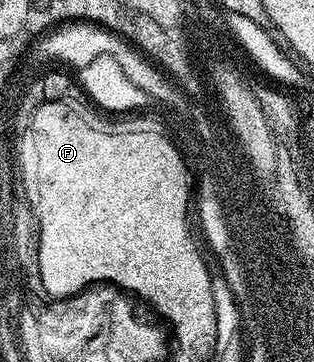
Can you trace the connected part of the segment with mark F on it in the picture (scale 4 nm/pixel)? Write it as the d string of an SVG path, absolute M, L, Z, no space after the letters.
M43 100L40 103L30 119L31 137L22 147L22 157L19 159L21 179L24 180L26 195L38 222L38 272L44 290L50 297L74 297L97 283L107 283L156 305L157 311L176 331L182 331L186 327L198 327L198 323L206 319L213 323L213 303L211 295L208 294L208 280L213 275L204 273L204 265L200 265L200 257L196 257L196 249L192 249L192 241L188 241L188 229L184 229L184 169L180 169L180 161L176 161L176 153L172 153L170 146L164 145L166 139L160 131L153 133L146 129L140 133L140 137L108 135L103 128L95 129L94 126L87 125L78 114L71 113L67 107L69 108L64 101Z

